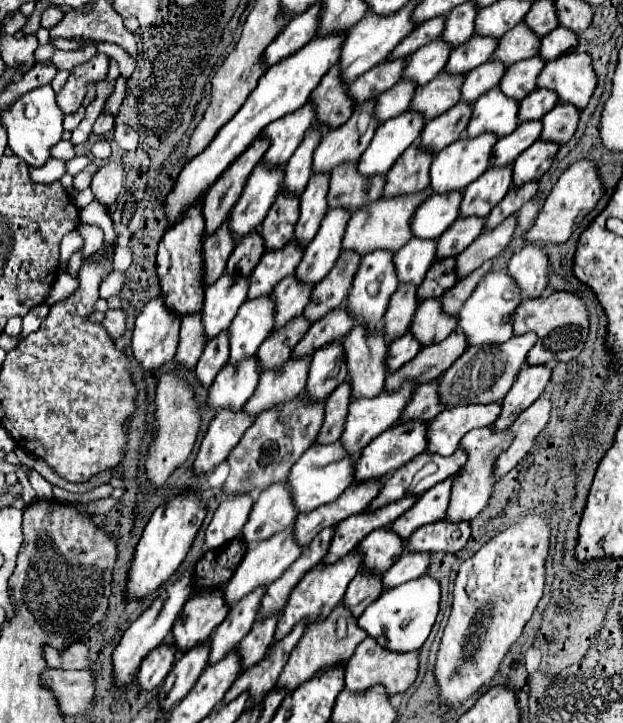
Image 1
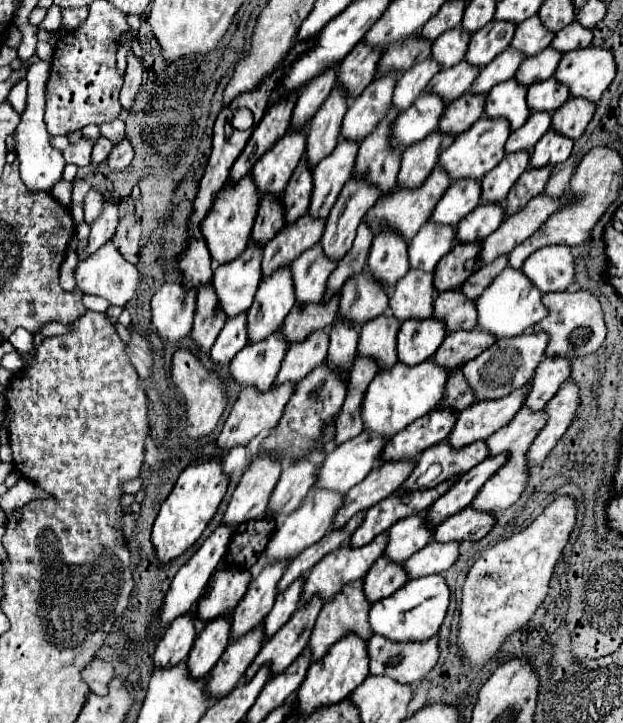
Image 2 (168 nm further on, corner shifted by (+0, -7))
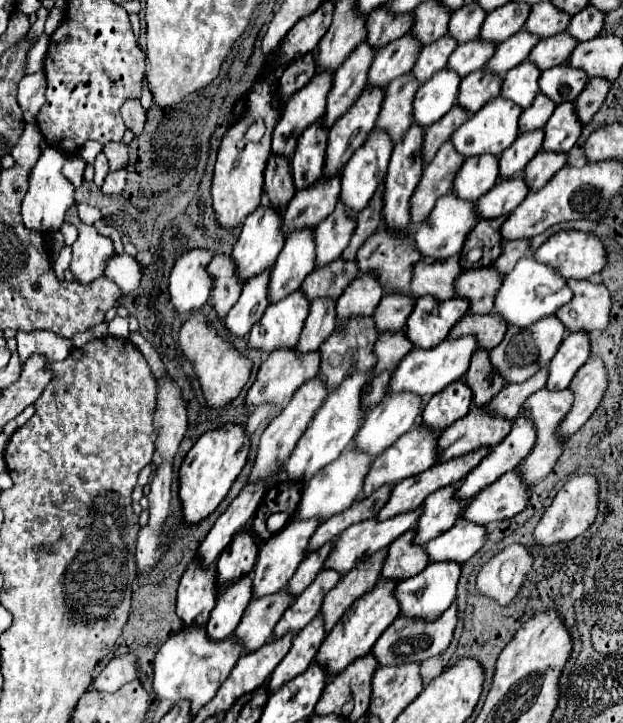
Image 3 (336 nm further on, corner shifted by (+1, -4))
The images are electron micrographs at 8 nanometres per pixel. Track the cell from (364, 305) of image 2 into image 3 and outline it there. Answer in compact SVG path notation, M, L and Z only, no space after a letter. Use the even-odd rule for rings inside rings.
M386 227L376 229L370 239L358 249L356 263L360 273L374 271L386 291L408 291L410 289L410 267L418 263L422 255L414 251L414 237L406 233L406 239L394 239Z

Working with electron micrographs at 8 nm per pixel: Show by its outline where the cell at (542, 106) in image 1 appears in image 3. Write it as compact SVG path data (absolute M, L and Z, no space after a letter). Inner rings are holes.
M568 63L546 69L540 77L540 91L548 95L556 105L564 101L574 101L588 83L586 71L578 71Z

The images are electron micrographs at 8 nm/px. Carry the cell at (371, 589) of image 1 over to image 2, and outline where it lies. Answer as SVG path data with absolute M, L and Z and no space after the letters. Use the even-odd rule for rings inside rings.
M381 556L365 574L363 578L363 592L365 598L375 604L377 600L391 596L407 582L407 574L401 564L389 562L385 556Z

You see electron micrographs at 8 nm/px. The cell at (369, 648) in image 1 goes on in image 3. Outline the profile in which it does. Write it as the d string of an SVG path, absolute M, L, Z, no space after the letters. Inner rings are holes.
M456 601L434 623L414 623L412 619L398 617L382 633L382 637L376 641L372 653L374 653L374 657L378 659L380 665L404 665L404 663L412 663L412 661L426 661L426 659L430 659L434 655L440 655L448 649L448 645L454 637L456 623L458 623L458 605L456 605Z

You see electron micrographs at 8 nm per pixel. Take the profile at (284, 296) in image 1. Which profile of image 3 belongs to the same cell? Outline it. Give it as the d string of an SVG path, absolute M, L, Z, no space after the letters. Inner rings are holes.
M342 203L316 227L316 265L326 265L336 261L356 229L356 219L346 219Z

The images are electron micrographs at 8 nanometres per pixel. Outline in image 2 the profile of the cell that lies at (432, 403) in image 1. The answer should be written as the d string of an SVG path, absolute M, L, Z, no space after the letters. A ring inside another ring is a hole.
M455 370L449 374L447 384L445 384L445 396L439 402L439 408L461 412L467 406L473 404L473 392L469 390L465 376L461 370Z

